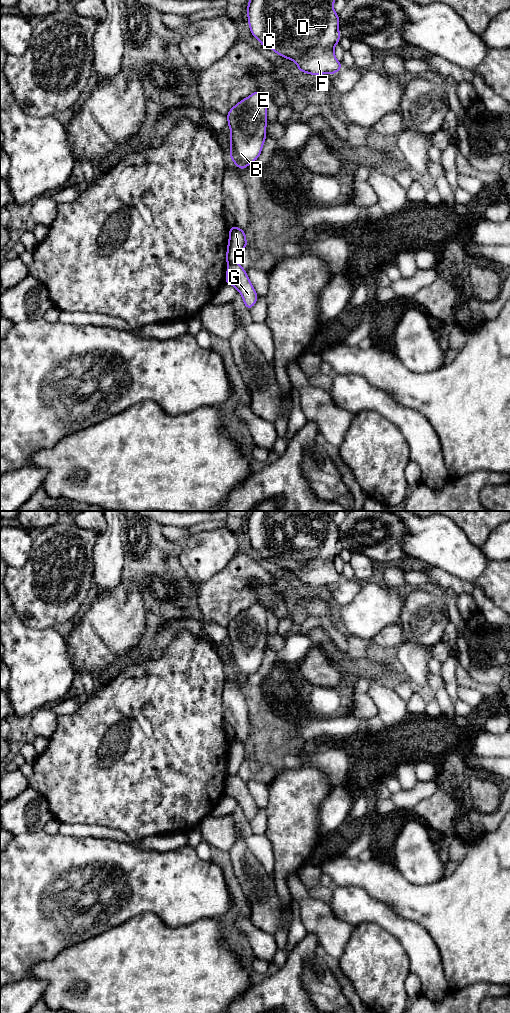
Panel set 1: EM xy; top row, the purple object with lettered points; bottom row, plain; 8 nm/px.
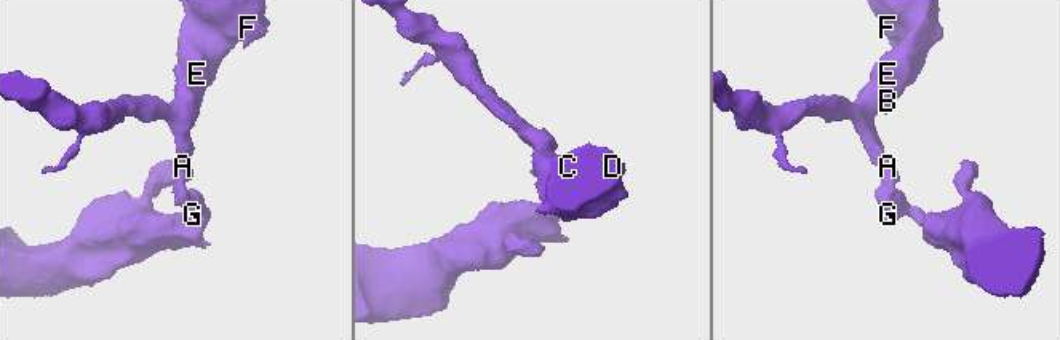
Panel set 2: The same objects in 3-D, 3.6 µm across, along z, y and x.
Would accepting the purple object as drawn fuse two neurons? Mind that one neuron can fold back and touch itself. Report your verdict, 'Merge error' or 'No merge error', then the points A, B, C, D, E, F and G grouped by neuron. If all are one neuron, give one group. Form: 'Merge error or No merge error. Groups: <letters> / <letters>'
Merge error. Groups: A B C D E F / G

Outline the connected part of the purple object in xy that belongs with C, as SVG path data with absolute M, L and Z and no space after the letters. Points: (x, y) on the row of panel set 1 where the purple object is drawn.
M250 0L247 4L251 34L281 57L293 60L298 70L311 75L336 74L343 66L335 57L334 47L339 43L339 15L334 11L335 0Z

